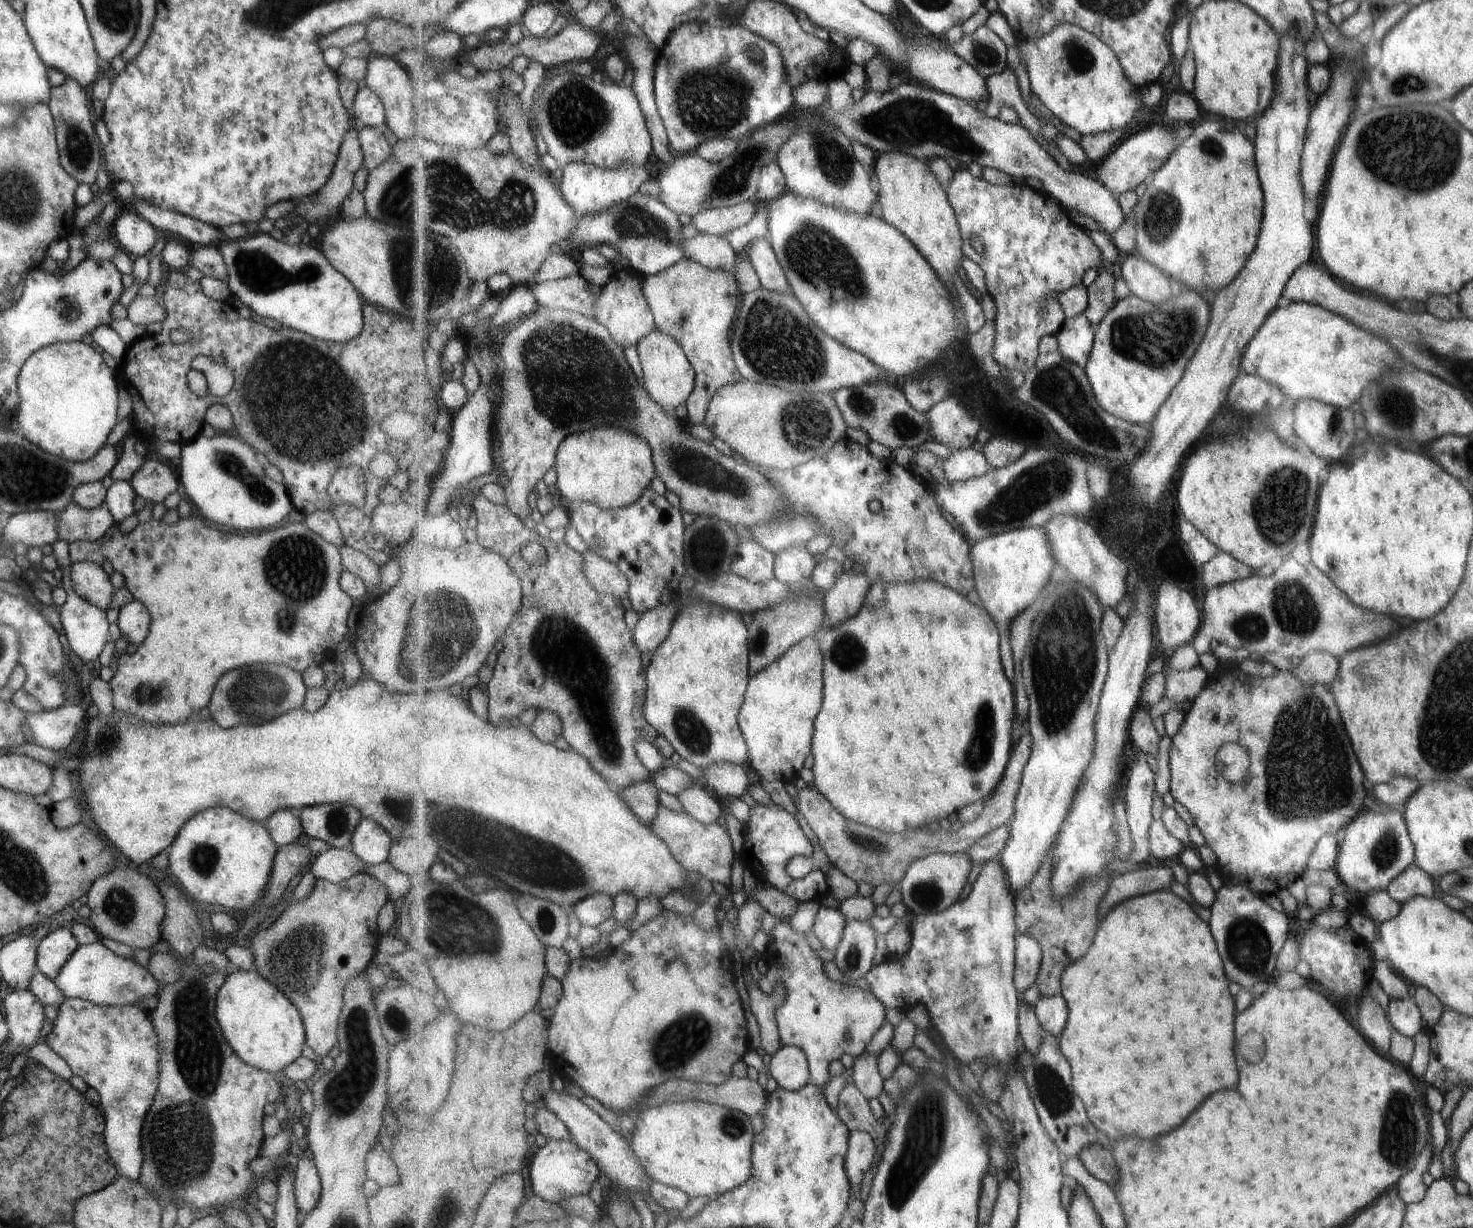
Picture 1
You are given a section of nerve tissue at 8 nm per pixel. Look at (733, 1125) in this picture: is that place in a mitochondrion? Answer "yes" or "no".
yes

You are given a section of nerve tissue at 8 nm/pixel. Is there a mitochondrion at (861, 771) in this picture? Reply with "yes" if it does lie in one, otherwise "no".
no

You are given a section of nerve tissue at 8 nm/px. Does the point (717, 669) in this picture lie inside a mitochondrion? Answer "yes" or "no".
no

